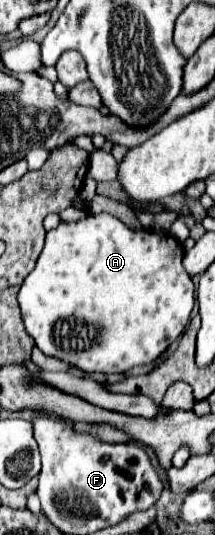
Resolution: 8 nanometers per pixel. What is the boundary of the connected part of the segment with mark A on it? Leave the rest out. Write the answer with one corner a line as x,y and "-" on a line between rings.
101,213
101,215
87,215
83,217
81,221
77,223
59,223
55,229
51,229
45,237
45,247
37,259
37,265
35,269
25,277
21,289
19,289
19,295
17,295
17,301
19,301
19,307
21,307
21,317
23,317
23,323
25,323
25,329
27,333
35,339
35,345
47,355
47,357
55,357
63,363
69,363
69,365
75,365
83,371
99,371
99,373
123,373
123,371
129,371
137,365
145,365
145,363
151,363
155,361
185,329
187,321
189,321
189,315
191,315
191,309
193,309
193,281
191,281
191,275
183,269
181,261
183,261
183,245
169,237
169,235
161,235
154,231
148,231
146,229
139,229
138,231
129,229
123,221
115,219
113,215
107,215
107,213

